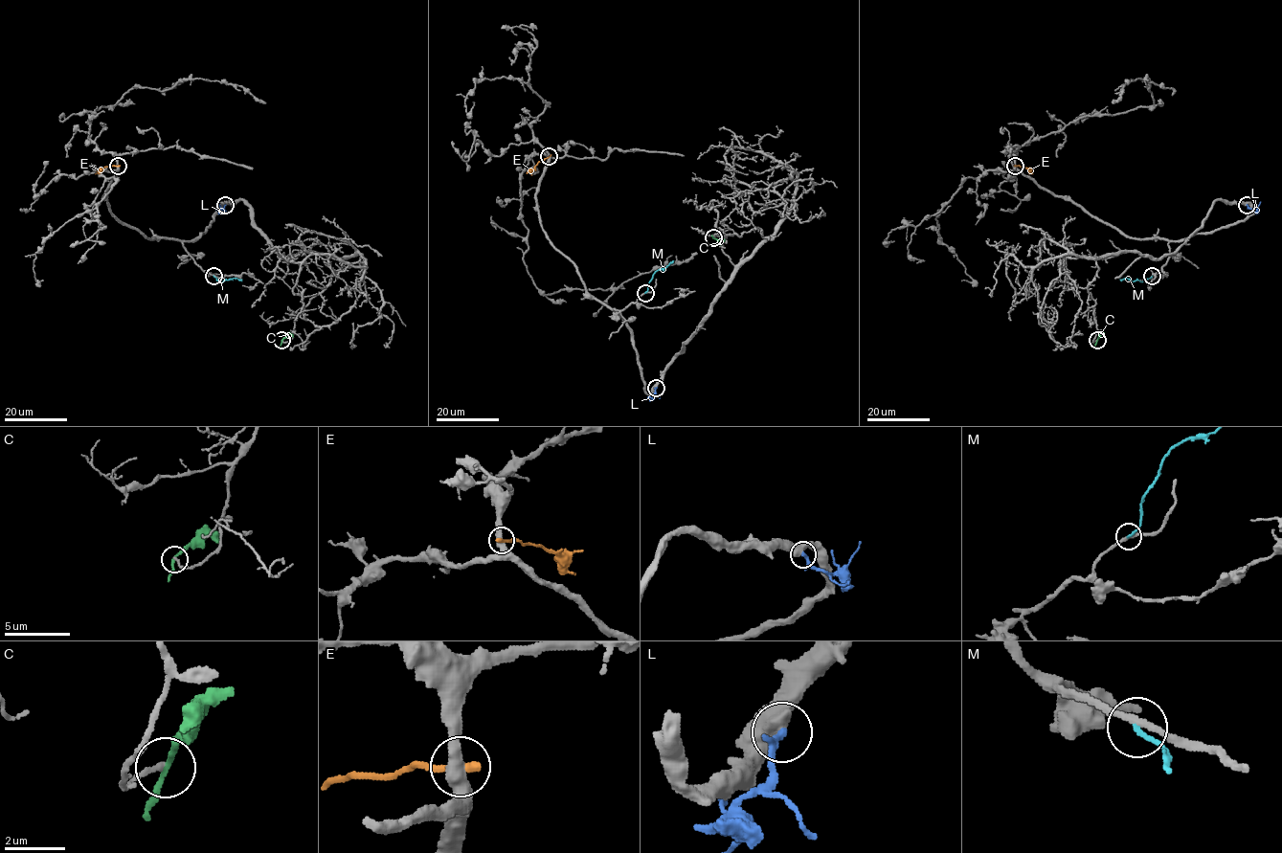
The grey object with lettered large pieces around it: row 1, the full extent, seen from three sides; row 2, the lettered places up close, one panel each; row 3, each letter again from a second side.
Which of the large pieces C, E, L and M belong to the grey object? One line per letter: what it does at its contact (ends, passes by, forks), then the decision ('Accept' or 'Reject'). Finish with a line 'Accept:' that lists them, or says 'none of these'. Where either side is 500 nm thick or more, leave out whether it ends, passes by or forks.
C: It passes by. Reject
E: It ends there. Reject
L: It passes by. Reject
M: It ends there. Reject
Accept: none of these

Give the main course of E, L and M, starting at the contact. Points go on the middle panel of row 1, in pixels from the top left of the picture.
E: (549, 156), (527, 173)
L: (657, 388), (650, 401)
M: (644, 292), (652, 275), (673, 260)

